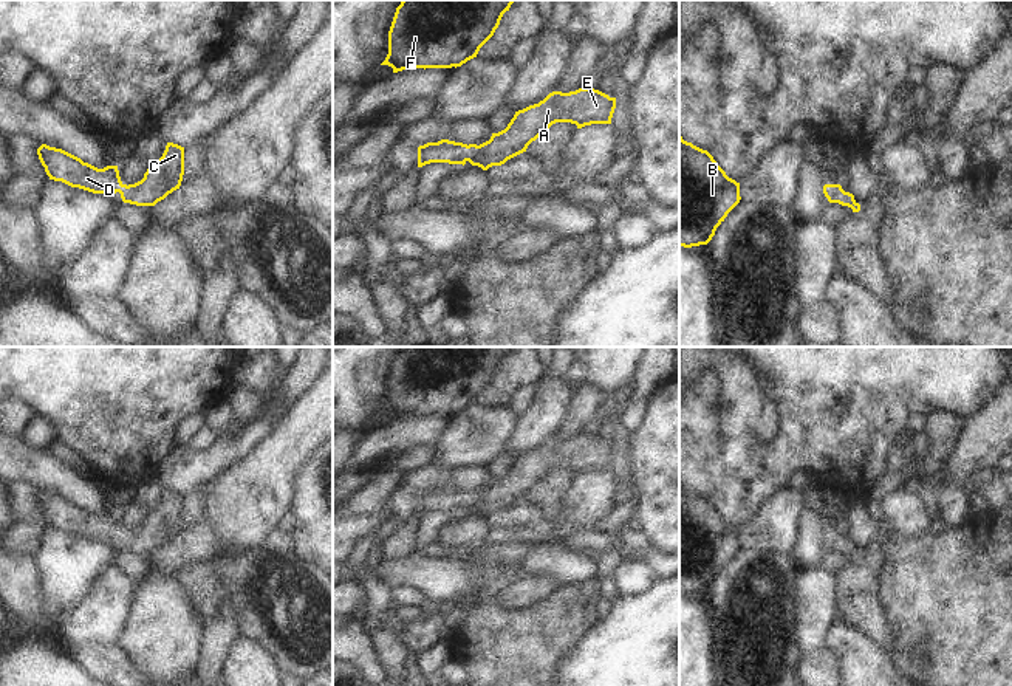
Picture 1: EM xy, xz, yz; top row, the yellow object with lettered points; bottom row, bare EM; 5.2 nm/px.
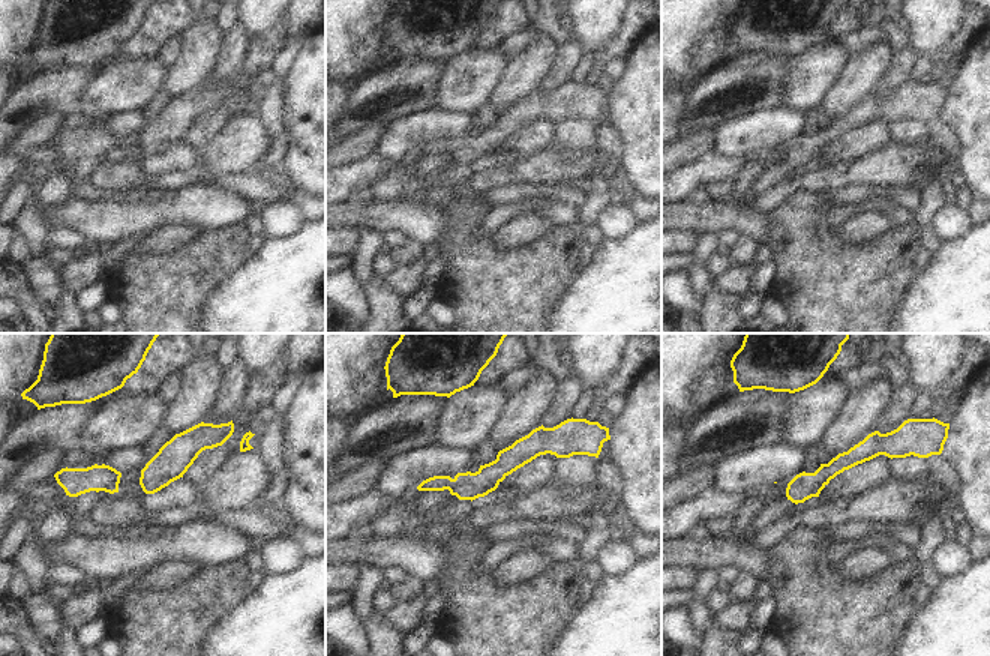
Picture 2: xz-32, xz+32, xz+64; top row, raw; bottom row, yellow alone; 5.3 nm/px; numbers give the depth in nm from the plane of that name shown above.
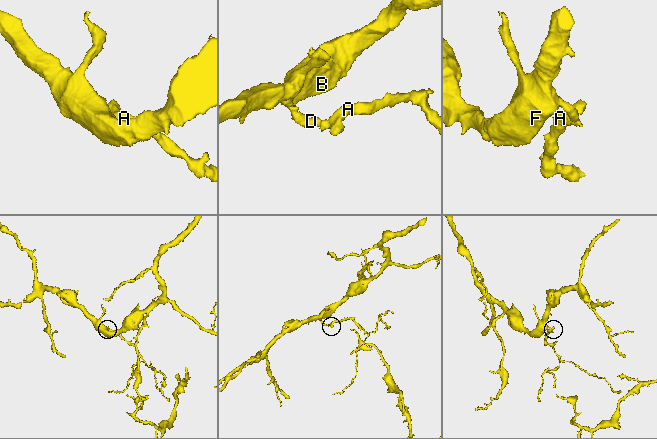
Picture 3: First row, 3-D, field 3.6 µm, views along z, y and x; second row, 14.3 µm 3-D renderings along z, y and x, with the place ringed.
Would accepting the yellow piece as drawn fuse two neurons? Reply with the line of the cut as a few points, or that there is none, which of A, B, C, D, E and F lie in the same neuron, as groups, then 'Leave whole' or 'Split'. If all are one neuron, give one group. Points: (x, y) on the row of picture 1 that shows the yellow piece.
No split. Groups: A B C D E F. Leave whole.

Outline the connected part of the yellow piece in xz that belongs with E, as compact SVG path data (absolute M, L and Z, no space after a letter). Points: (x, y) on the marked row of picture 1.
M582 87L569 93L552 91L538 104L515 111L504 130L492 133L491 139L480 146L449 139L419 146L418 167L430 163L464 166L469 161L487 170L526 152L528 146L556 122L571 122L577 129L611 124L614 108L616 98L594 88Z

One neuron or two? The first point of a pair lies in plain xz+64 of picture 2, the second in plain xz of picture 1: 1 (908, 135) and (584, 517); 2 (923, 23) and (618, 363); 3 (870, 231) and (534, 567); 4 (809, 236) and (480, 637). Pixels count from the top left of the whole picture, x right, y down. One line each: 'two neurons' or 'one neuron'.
1: one neuron
2: one neuron
3: two neurons
4: one neuron

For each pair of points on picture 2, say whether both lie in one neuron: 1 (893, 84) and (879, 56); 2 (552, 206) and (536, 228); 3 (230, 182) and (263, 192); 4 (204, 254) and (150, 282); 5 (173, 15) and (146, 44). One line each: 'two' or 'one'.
1: two
2: two
3: one
4: one
5: one

